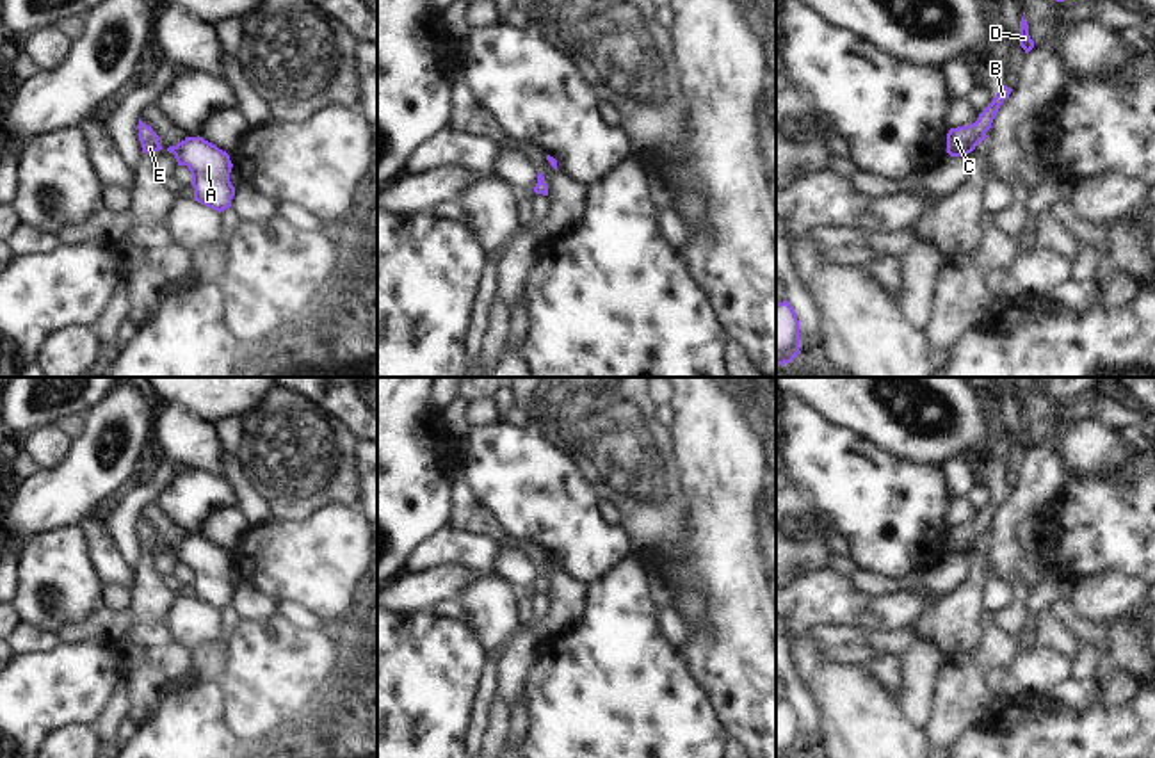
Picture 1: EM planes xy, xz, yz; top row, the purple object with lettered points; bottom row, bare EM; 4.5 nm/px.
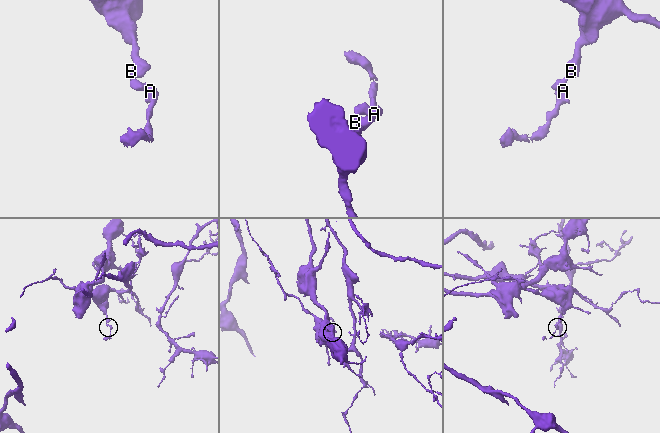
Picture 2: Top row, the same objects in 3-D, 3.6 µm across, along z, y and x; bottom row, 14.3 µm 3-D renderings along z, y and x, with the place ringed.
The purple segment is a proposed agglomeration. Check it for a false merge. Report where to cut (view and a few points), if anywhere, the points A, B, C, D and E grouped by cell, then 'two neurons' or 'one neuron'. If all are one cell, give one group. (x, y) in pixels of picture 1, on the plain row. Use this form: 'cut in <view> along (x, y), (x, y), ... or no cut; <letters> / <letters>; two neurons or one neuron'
no cut; A B C D E; one neuron

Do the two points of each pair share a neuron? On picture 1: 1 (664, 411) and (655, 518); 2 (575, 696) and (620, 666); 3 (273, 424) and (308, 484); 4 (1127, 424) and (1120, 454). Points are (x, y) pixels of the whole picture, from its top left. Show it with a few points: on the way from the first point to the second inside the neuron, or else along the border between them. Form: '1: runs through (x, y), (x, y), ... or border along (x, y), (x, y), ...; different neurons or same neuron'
1: border along (654, 406), (654, 417), (668, 429); different neurons
2: runs through (586, 696), (609, 677); same neuron
3: runs through (285, 438), (296, 458), (296, 470); same neuron
4: border along (1084, 422), (1102, 422), (1125, 433); different neurons

